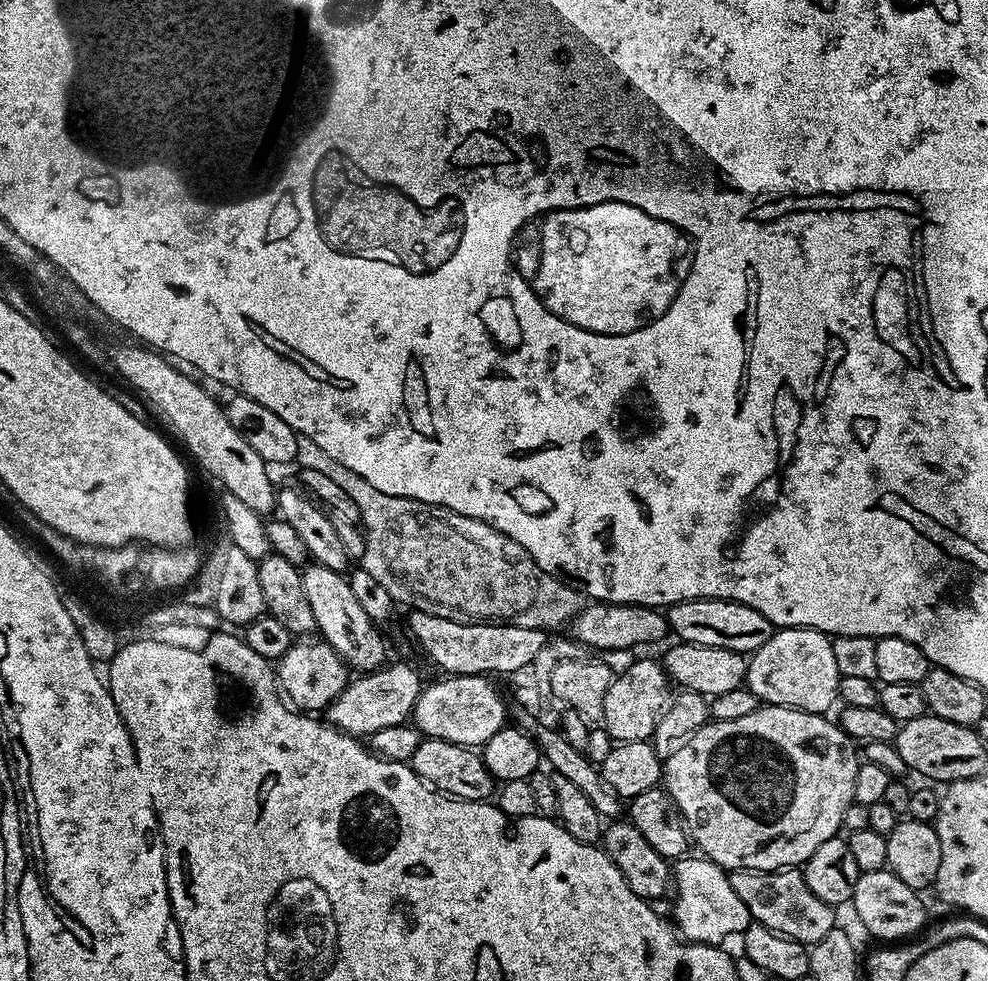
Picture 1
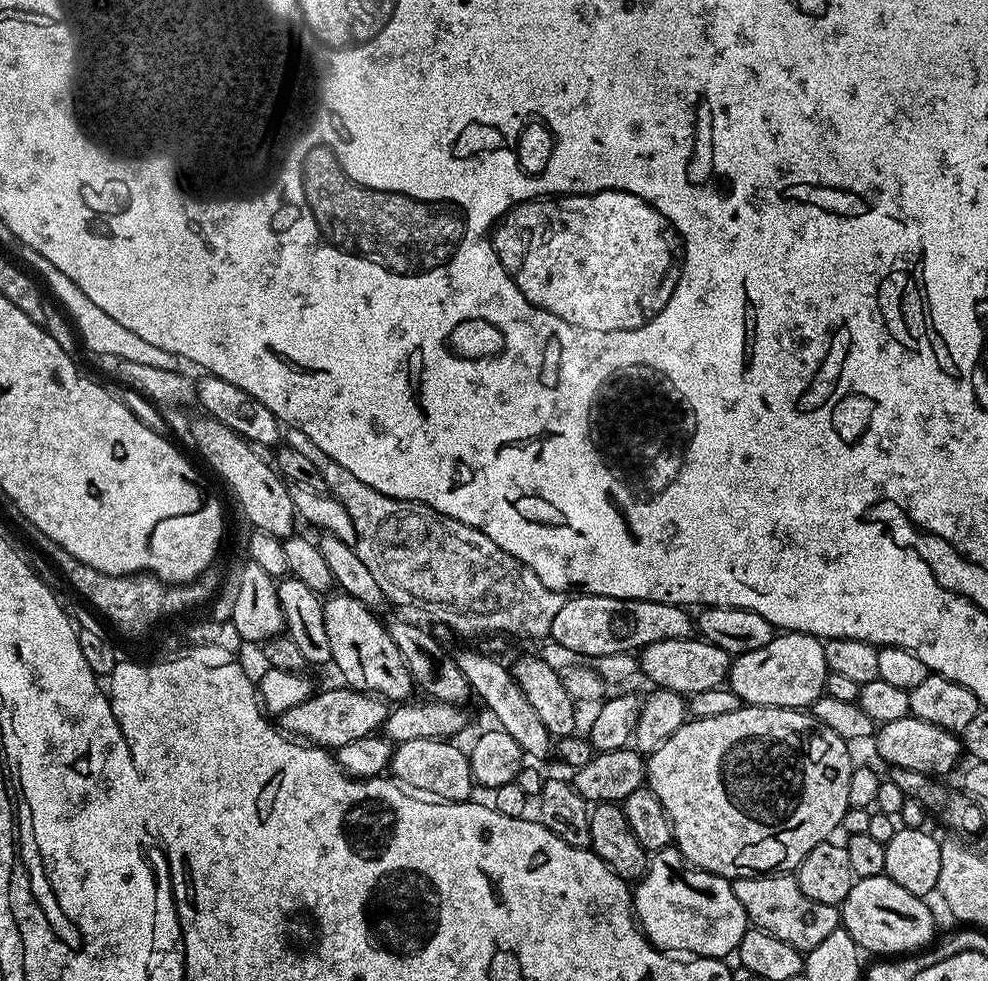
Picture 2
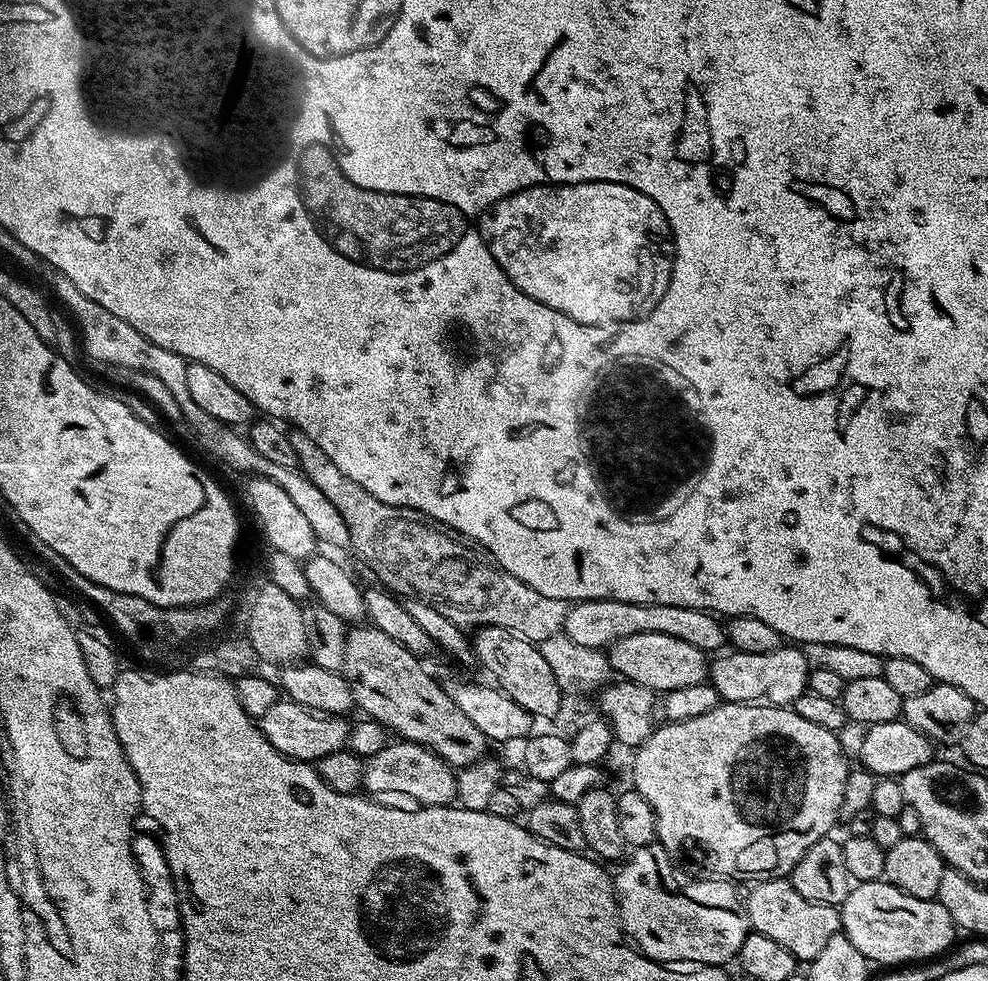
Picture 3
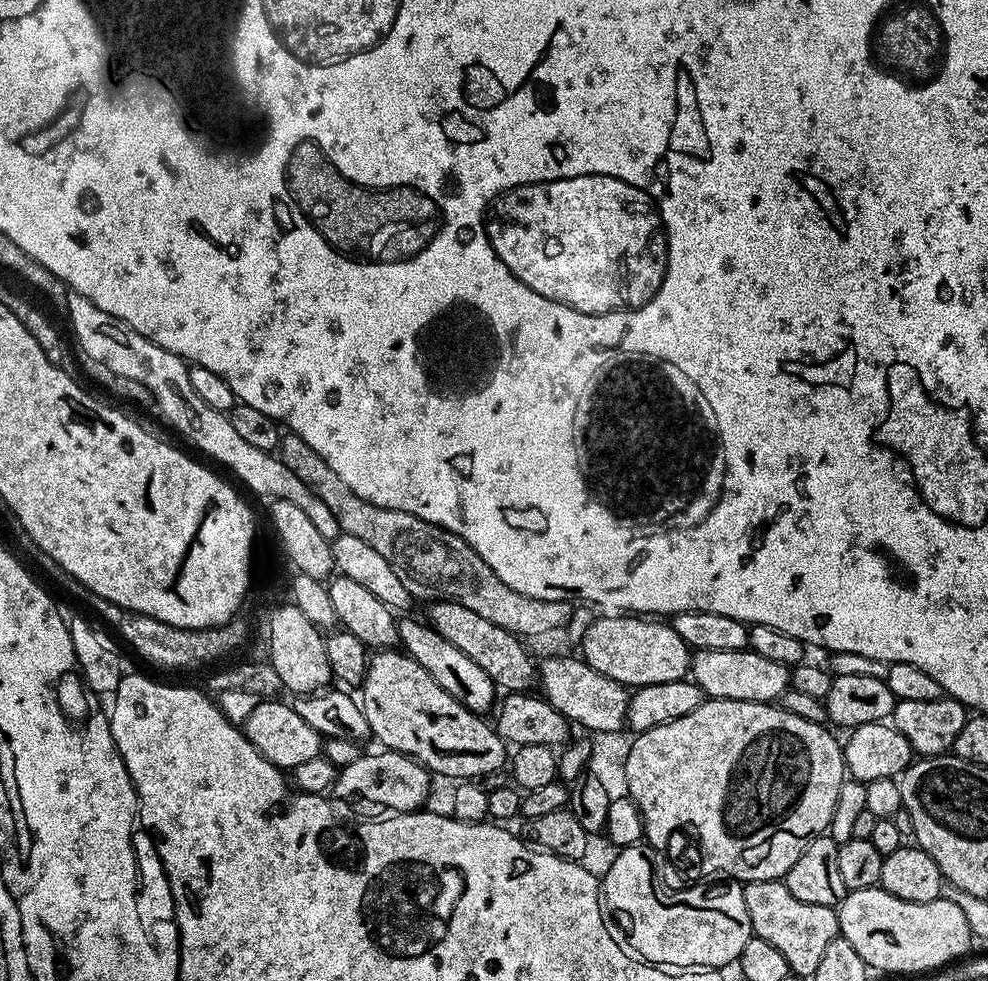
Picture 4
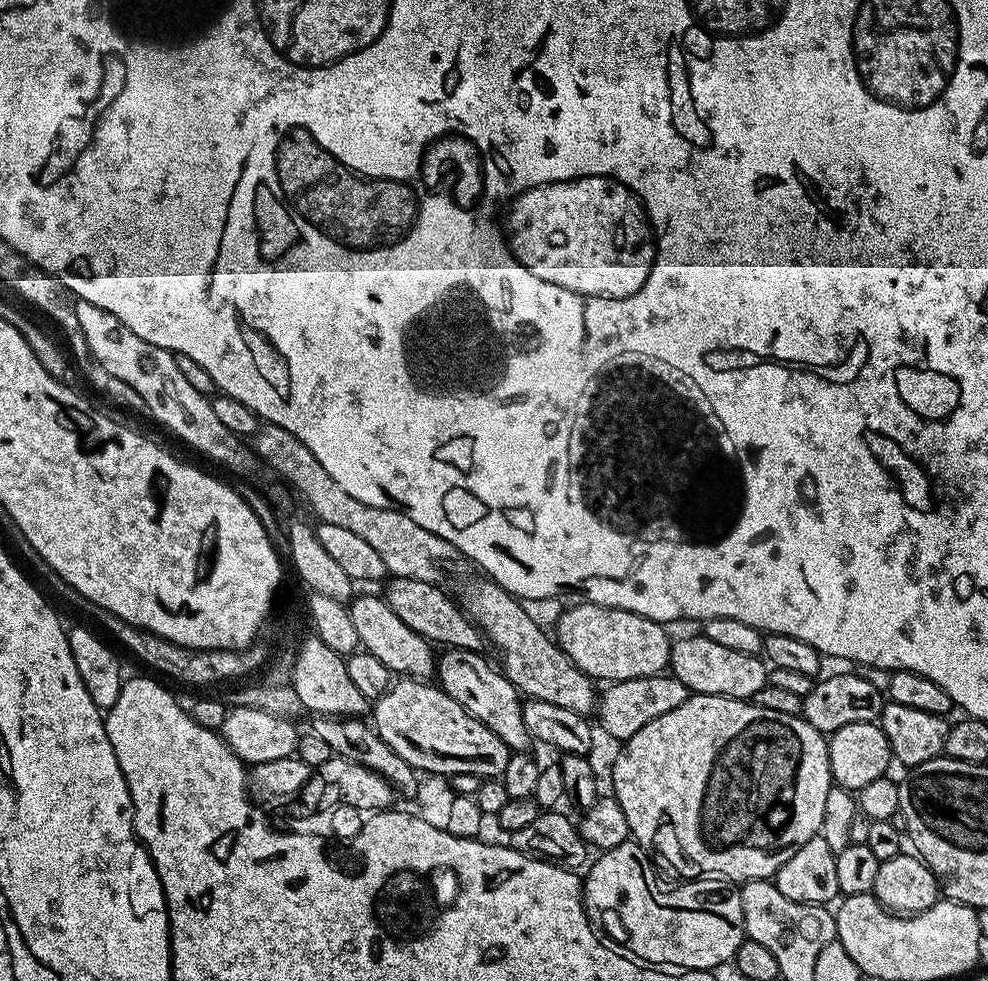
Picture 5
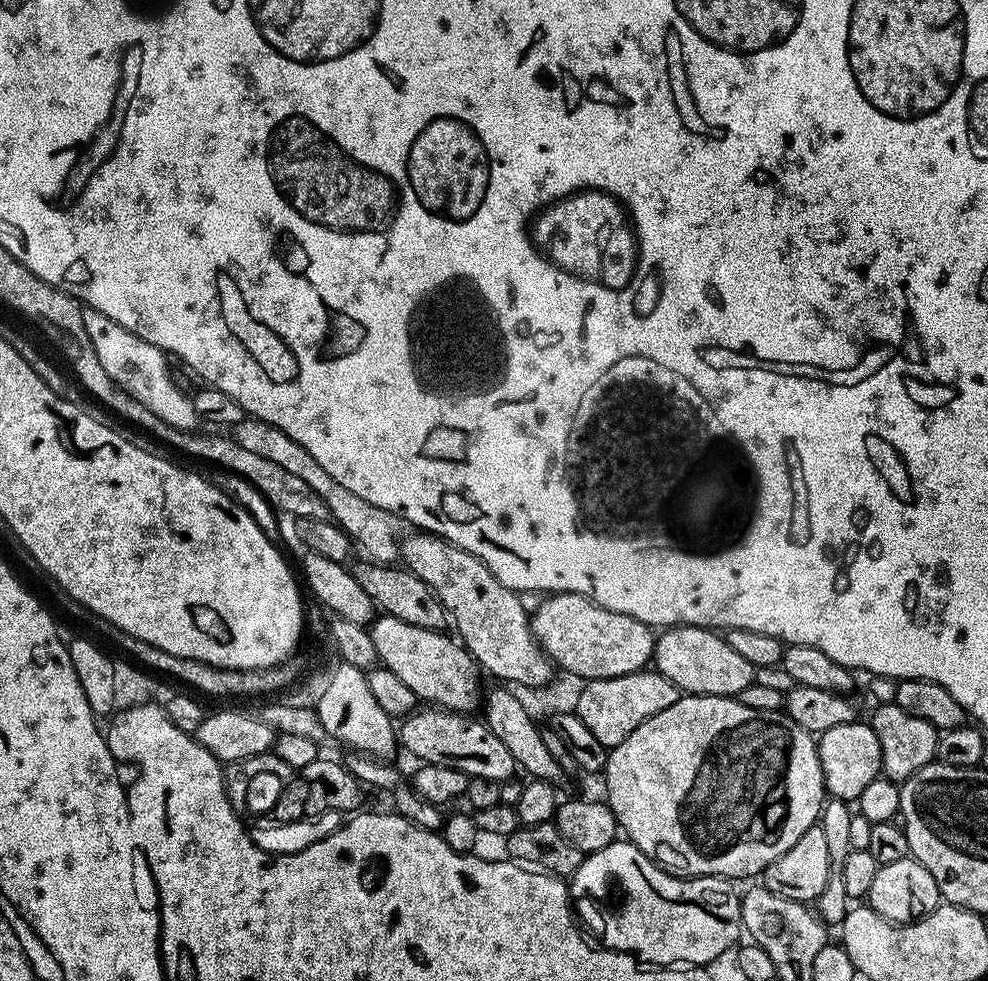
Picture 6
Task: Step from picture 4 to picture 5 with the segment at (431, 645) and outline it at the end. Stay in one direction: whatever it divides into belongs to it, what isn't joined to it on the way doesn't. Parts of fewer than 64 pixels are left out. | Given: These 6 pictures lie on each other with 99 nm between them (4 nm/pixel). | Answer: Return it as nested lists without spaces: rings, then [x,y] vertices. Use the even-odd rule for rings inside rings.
[[[444,648],[436,661],[435,675],[440,676],[438,684],[446,695],[454,698],[454,702],[458,702],[462,710],[482,722],[482,726],[494,730],[494,734],[498,734],[498,738],[502,738],[502,742],[508,747],[509,753],[527,752],[533,747],[534,741],[530,730],[526,730],[526,722],[522,722],[522,694],[509,682],[503,671],[493,664],[488,664],[487,658],[480,652]]]

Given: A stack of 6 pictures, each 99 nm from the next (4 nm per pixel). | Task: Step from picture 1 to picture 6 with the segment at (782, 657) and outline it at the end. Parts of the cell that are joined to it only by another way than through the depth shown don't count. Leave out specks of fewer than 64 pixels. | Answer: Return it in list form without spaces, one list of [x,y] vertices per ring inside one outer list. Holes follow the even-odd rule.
[[[689,624],[668,626],[664,633],[656,636],[651,663],[655,671],[661,672],[681,693],[690,696],[730,696],[739,697],[746,686],[754,683],[754,669],[746,658],[738,655],[738,650],[730,646],[719,631],[699,628]]]

